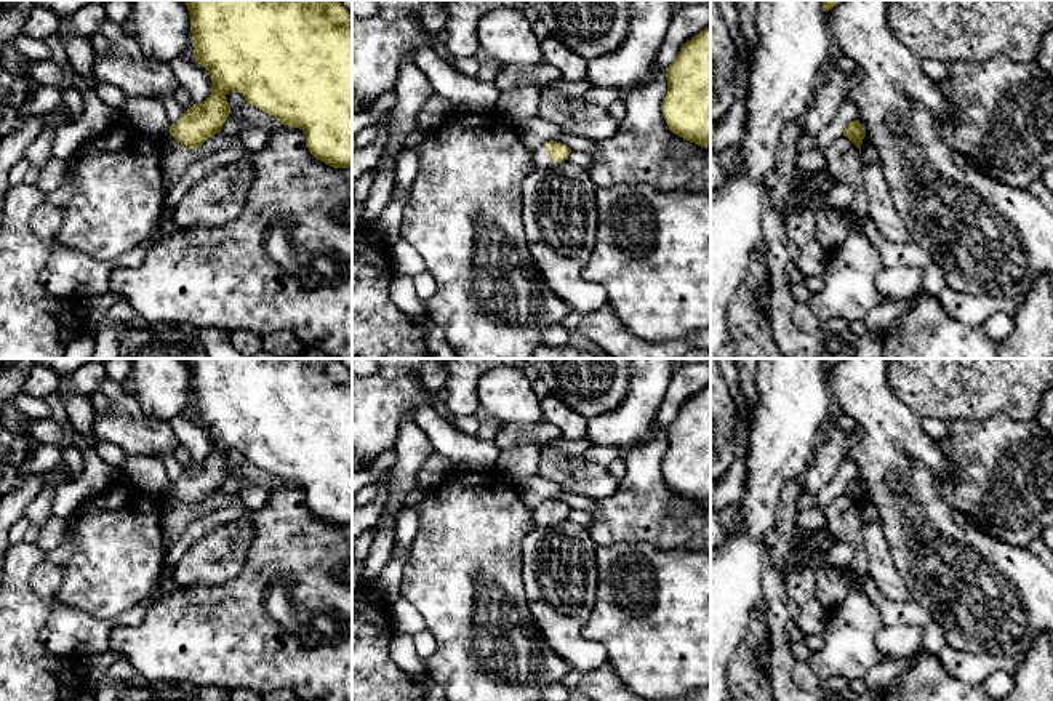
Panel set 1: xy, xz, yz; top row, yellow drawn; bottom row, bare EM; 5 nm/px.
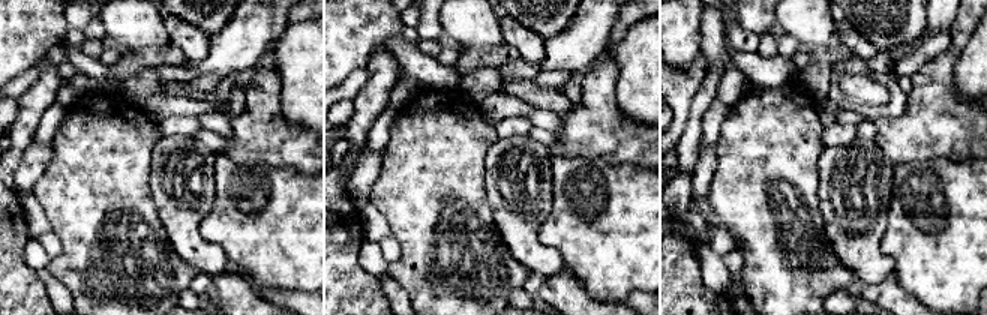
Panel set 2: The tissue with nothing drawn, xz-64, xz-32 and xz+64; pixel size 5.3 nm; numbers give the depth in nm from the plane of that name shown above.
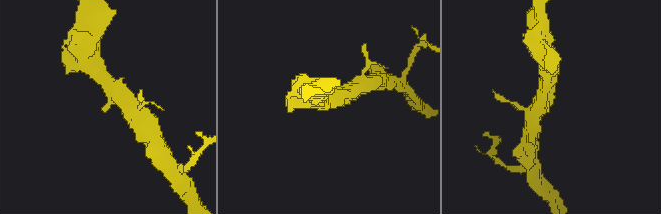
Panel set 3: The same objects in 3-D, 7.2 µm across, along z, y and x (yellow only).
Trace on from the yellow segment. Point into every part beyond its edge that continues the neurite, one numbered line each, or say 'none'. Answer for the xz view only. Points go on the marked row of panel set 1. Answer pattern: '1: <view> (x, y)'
1: xz (540, 156)

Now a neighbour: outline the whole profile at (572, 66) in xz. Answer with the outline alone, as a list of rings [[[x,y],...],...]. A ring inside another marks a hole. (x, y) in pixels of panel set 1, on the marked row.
[[[541,32],[539,46],[543,61],[554,66],[562,74],[562,80],[579,82],[587,78],[587,61],[557,38]]]

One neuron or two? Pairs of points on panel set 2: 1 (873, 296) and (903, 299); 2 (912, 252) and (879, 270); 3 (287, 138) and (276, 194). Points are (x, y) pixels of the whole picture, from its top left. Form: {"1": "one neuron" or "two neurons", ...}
{"1": "one neuron", "2": "two neurons", "3": "two neurons"}

